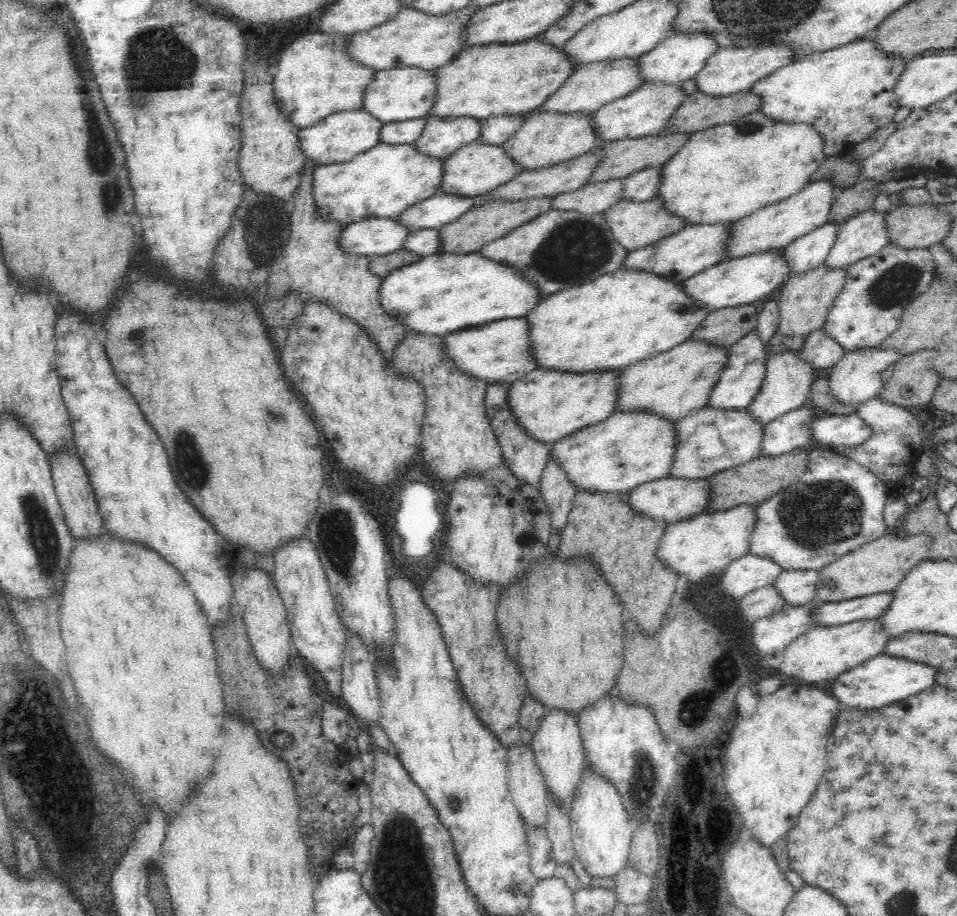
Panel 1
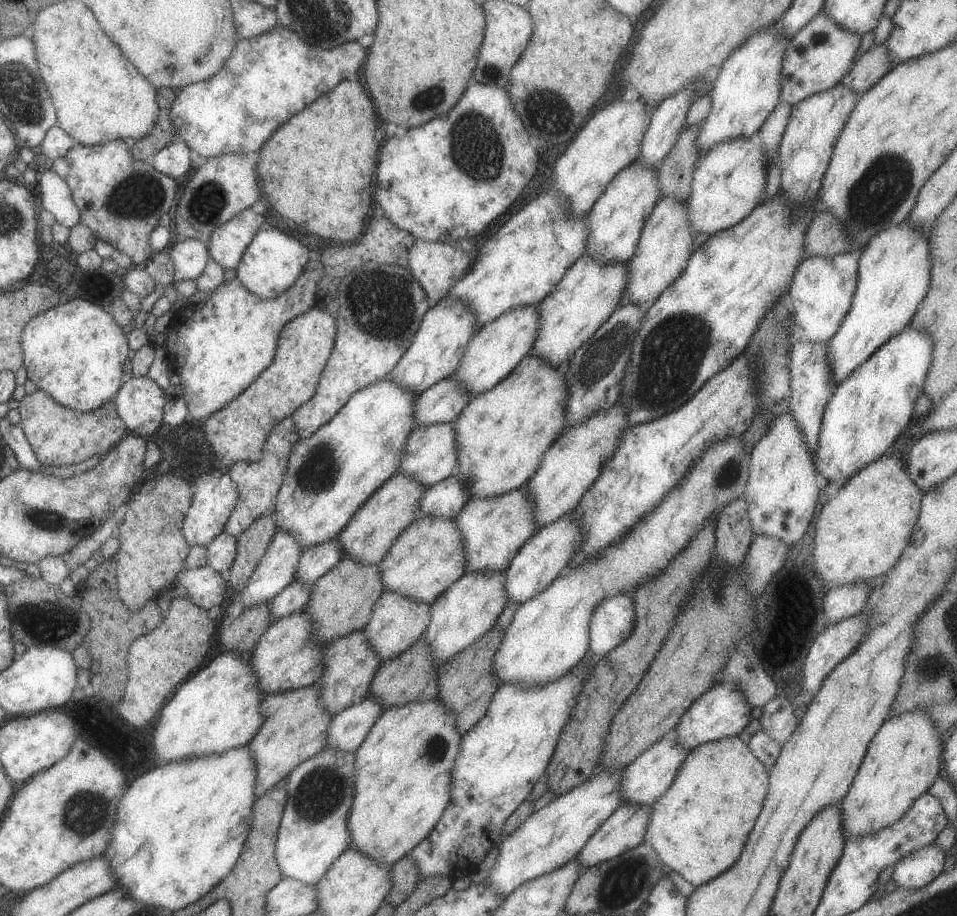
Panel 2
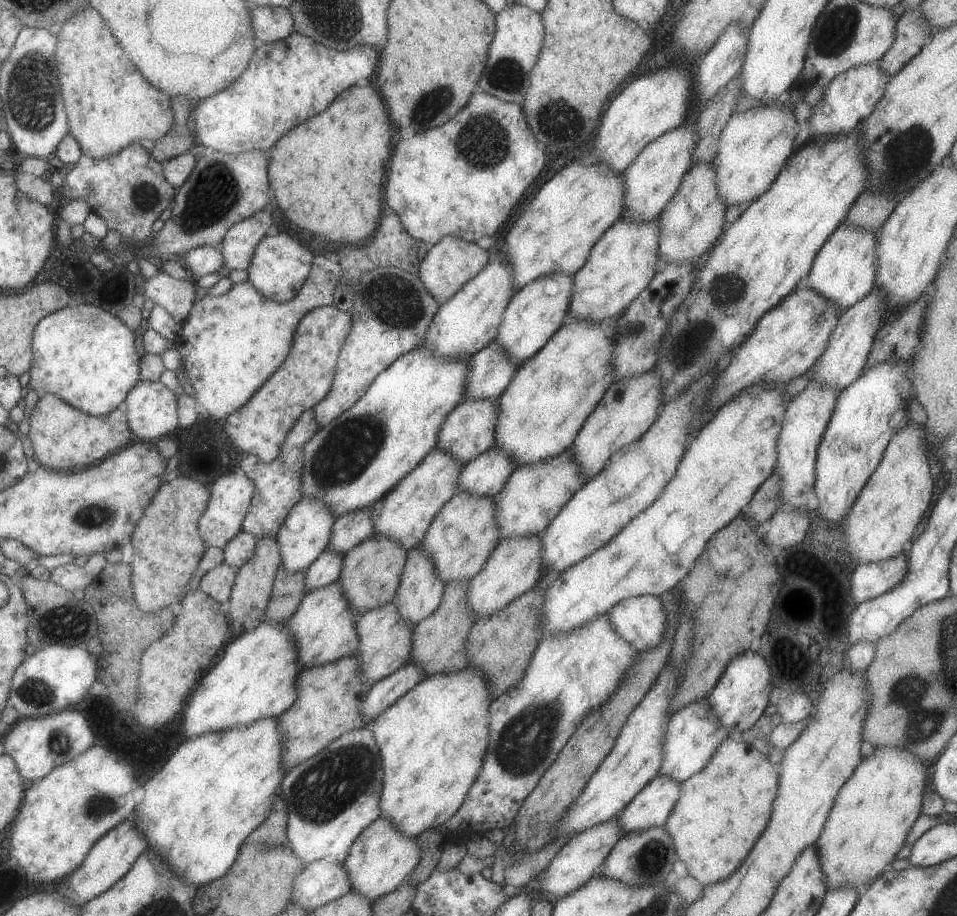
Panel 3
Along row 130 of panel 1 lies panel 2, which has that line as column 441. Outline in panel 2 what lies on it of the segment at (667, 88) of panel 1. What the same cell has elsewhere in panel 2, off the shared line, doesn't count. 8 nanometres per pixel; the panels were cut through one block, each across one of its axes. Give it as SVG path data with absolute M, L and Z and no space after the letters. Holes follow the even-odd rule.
M466 571L461 578L449 585L430 603L430 621L423 634L423 640L430 648L435 662L441 663L456 652L473 644L496 623L508 600L505 592L506 572Z

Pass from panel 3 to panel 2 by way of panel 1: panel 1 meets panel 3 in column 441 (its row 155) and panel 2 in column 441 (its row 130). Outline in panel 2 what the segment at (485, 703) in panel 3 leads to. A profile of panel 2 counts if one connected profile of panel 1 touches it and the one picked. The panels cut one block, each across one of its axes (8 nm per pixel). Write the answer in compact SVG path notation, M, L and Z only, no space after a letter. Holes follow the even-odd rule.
M439 697L383 710L354 752L354 797L346 818L351 847L357 847L378 863L391 865L433 830L449 802L452 768L460 751L460 736L454 716Z

